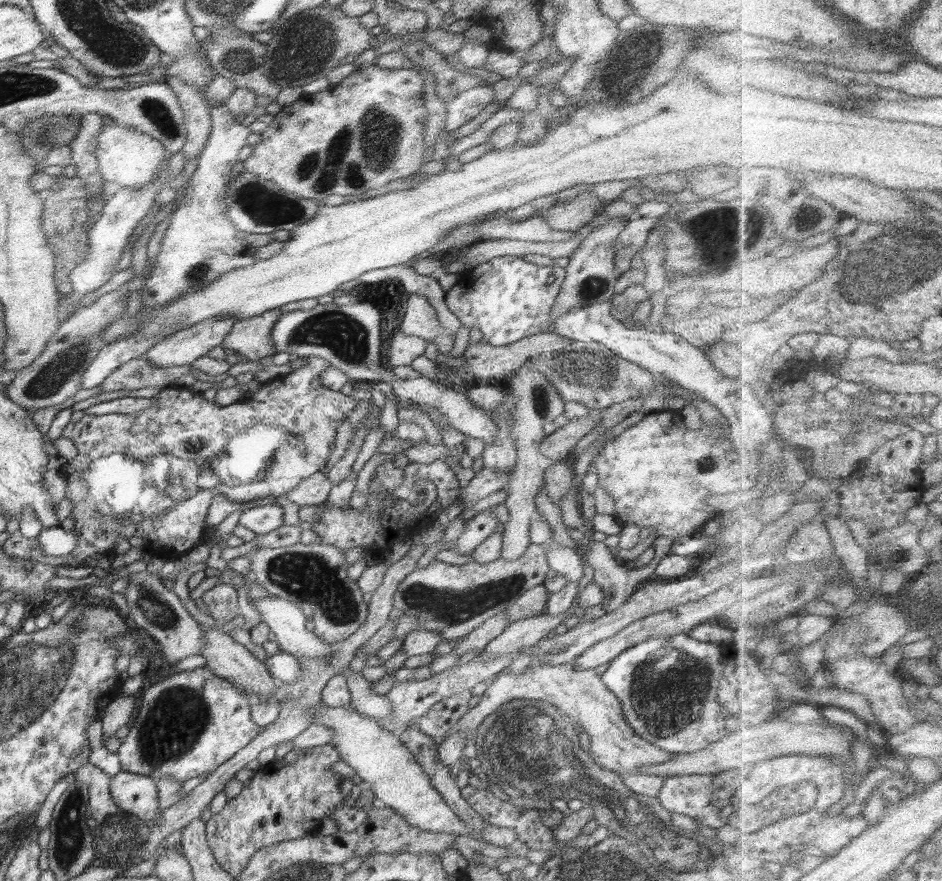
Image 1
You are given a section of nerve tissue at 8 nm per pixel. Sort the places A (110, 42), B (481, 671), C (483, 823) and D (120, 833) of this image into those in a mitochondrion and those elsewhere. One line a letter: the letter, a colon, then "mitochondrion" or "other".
A: mitochondrion
B: other
C: other
D: mitochondrion

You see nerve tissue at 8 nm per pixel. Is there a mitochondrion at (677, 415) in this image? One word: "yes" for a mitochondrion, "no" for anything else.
no

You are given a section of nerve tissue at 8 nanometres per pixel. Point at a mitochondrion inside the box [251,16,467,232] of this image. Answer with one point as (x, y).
(368, 143)

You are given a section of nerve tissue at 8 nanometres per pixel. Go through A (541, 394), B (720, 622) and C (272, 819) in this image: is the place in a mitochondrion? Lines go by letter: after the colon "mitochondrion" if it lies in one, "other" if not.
A: mitochondrion
B: other
C: other

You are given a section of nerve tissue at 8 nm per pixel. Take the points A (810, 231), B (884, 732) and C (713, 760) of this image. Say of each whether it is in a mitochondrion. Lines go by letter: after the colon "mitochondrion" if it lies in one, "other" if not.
A: other
B: other
C: other

